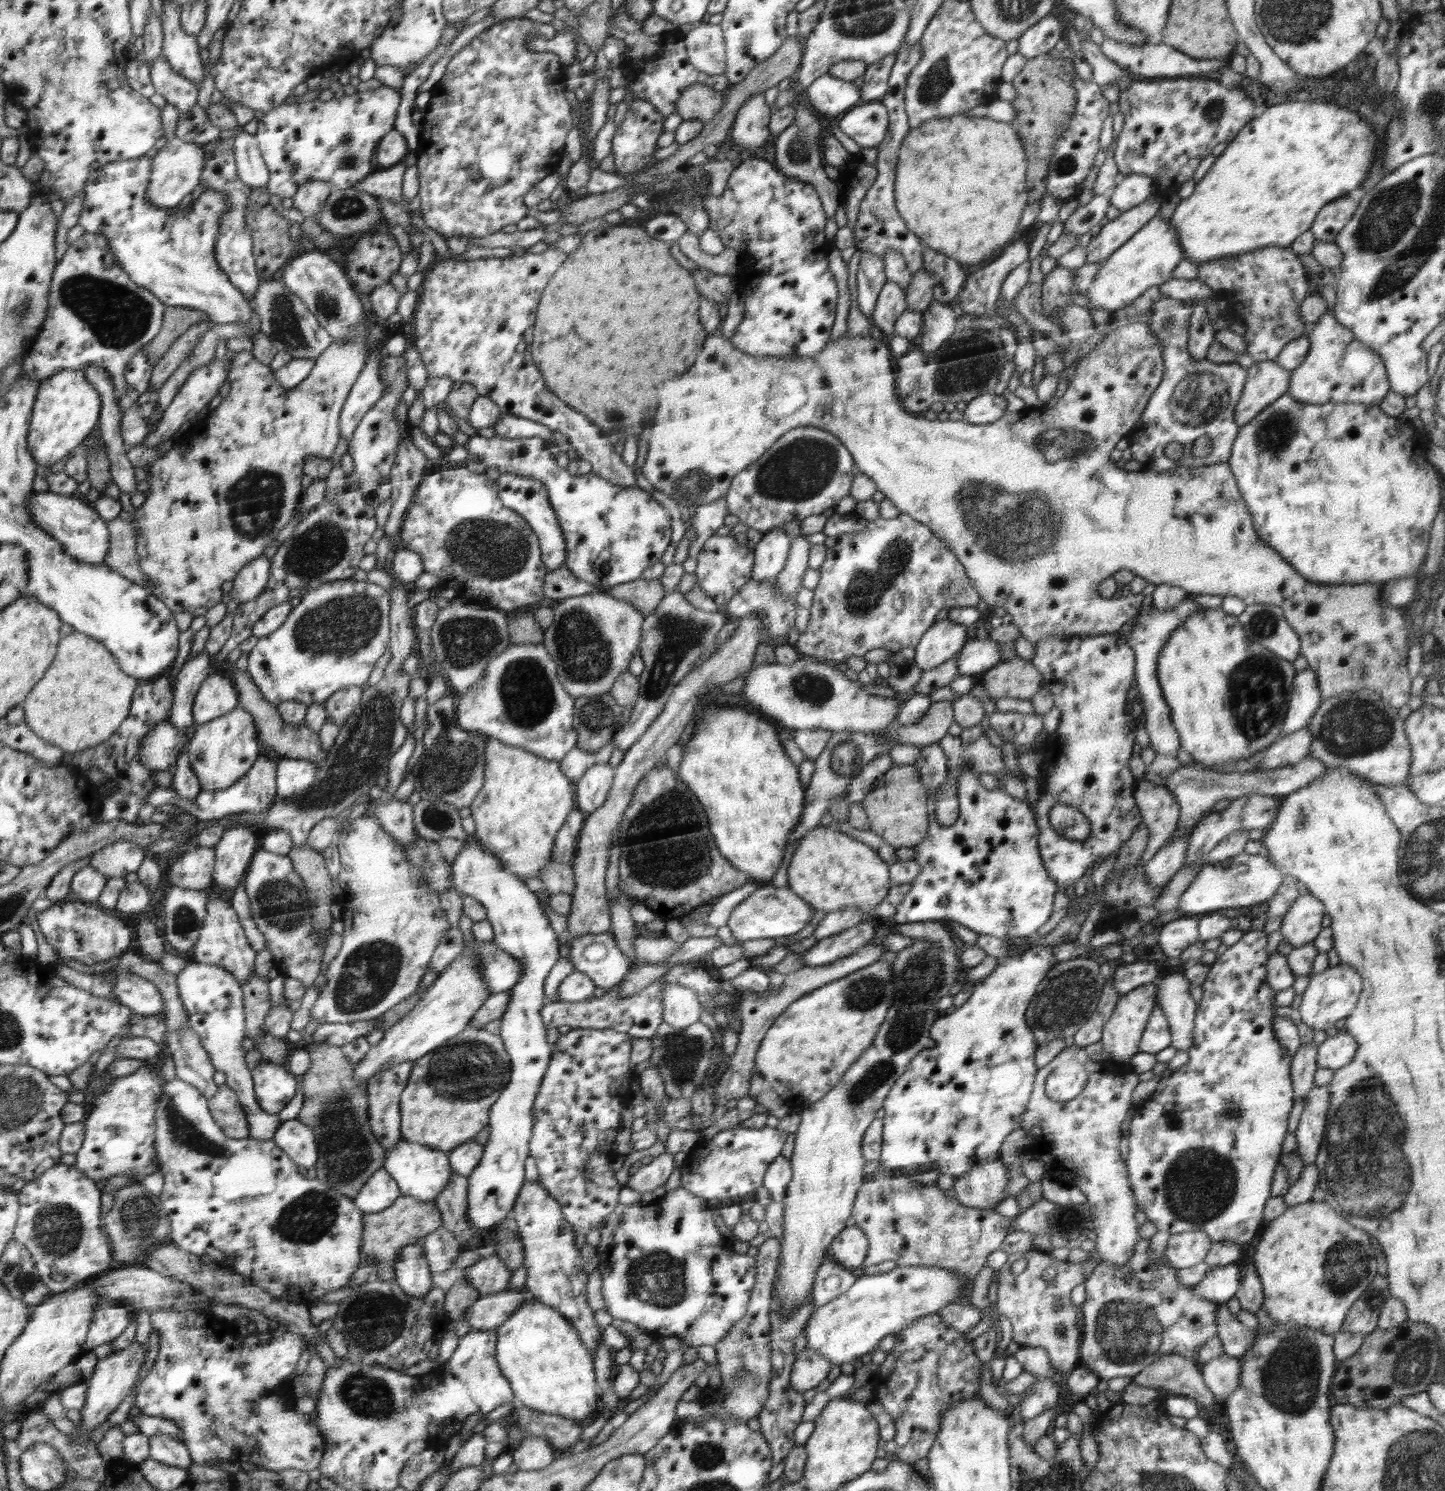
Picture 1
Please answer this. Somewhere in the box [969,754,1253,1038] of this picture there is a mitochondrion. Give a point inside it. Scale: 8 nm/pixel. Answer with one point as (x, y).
(1064, 1002)

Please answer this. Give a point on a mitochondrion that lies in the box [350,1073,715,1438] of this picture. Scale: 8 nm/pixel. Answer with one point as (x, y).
(656, 1279)

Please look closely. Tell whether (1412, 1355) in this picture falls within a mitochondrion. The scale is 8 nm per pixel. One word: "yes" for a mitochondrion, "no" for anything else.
yes

